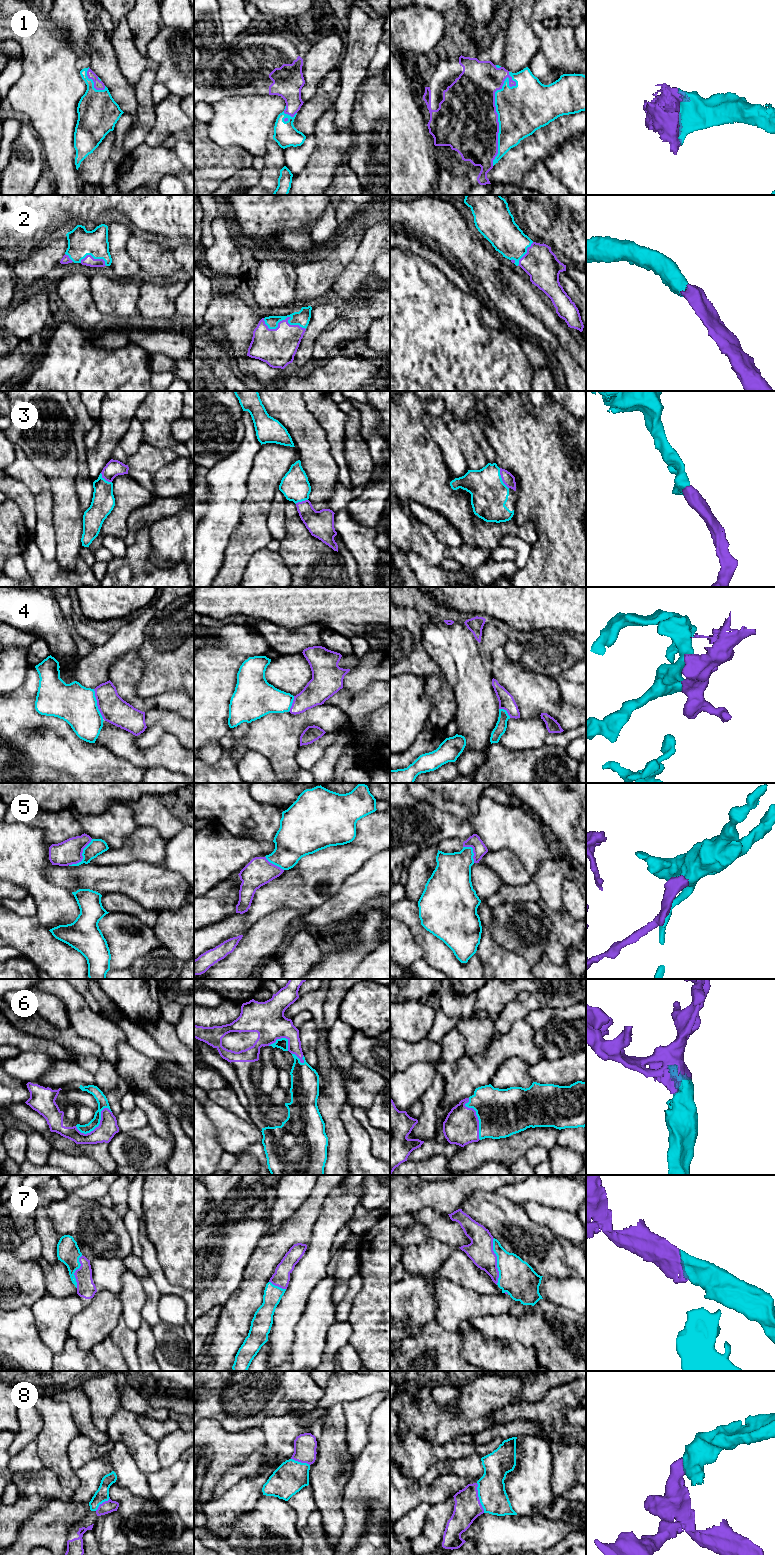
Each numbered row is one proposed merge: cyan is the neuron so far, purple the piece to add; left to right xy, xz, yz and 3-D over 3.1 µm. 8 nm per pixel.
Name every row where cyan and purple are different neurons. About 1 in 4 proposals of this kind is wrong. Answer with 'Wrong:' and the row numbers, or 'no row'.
Wrong: 4, 5

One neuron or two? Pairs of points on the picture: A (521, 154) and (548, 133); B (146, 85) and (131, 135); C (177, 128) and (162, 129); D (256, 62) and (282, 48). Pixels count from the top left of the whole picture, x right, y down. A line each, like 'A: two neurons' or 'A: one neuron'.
A: one neuron
B: one neuron
C: one neuron
D: one neuron

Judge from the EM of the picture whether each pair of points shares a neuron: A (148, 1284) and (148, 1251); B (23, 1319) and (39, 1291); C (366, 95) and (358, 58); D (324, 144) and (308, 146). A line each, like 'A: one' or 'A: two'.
A: one
B: two
C: two
D: two

